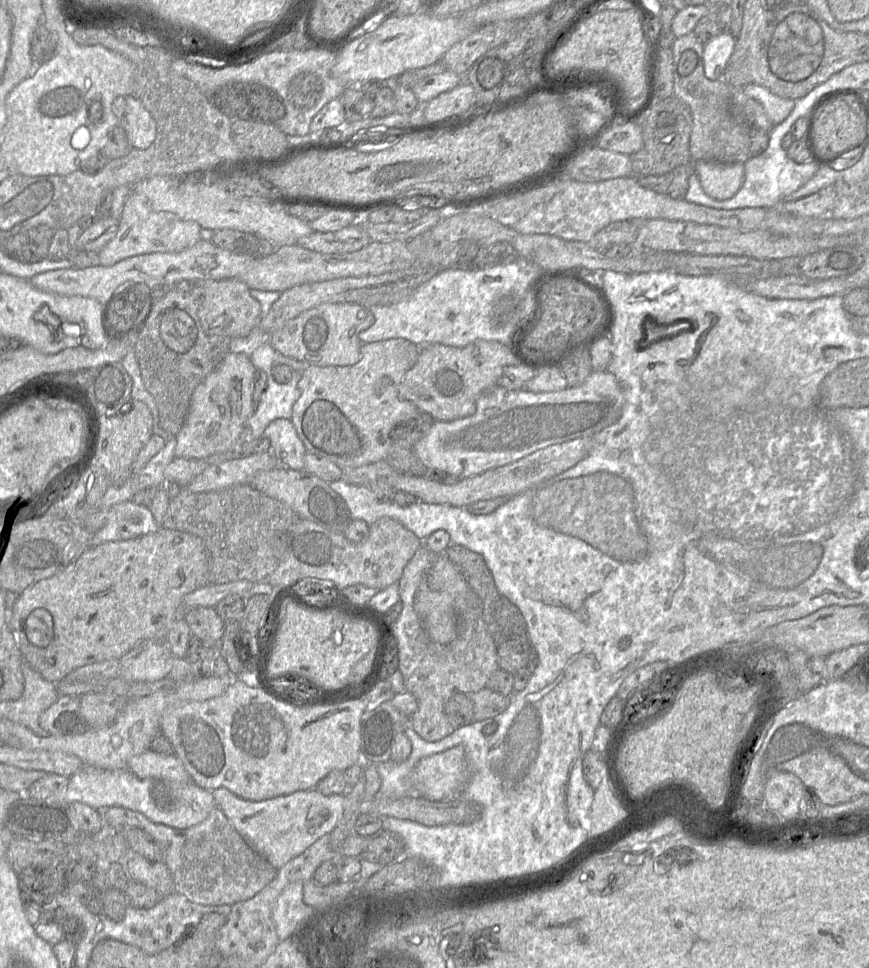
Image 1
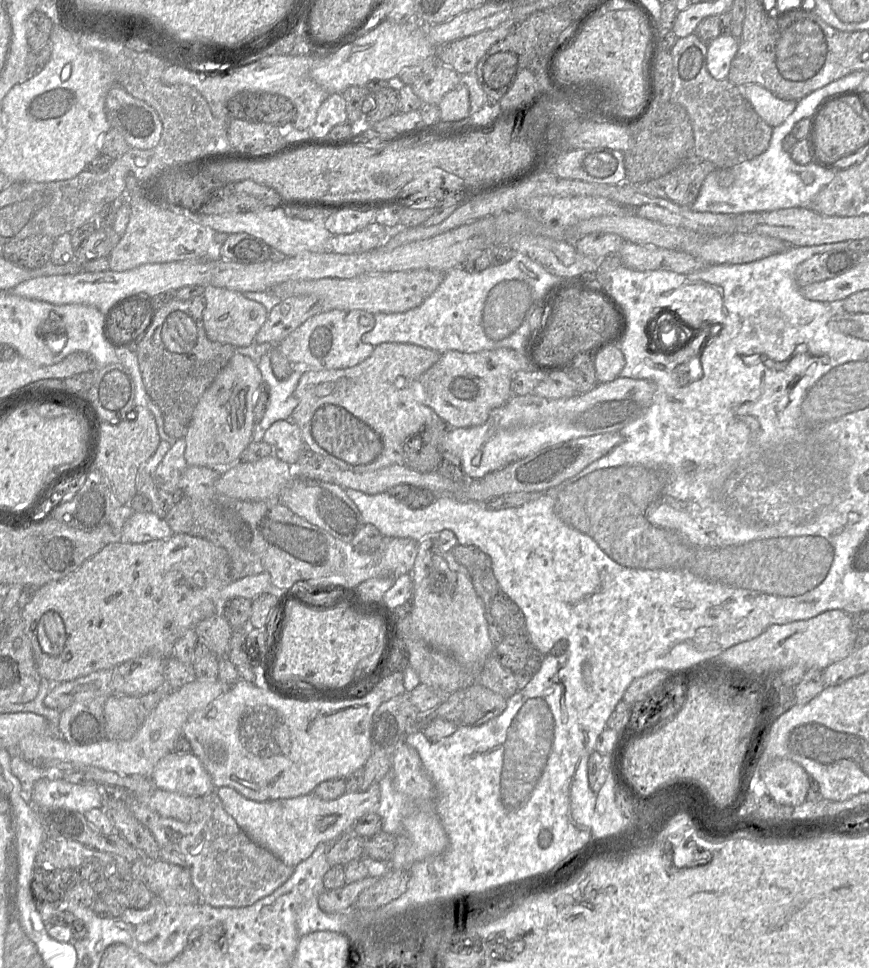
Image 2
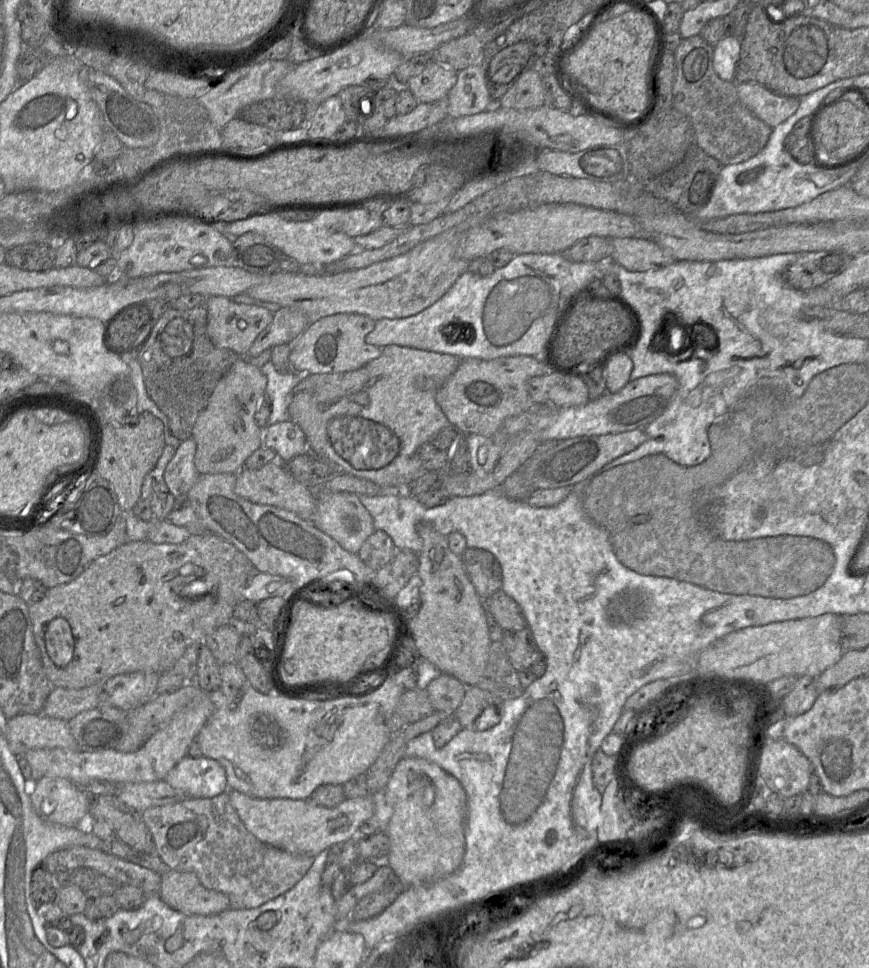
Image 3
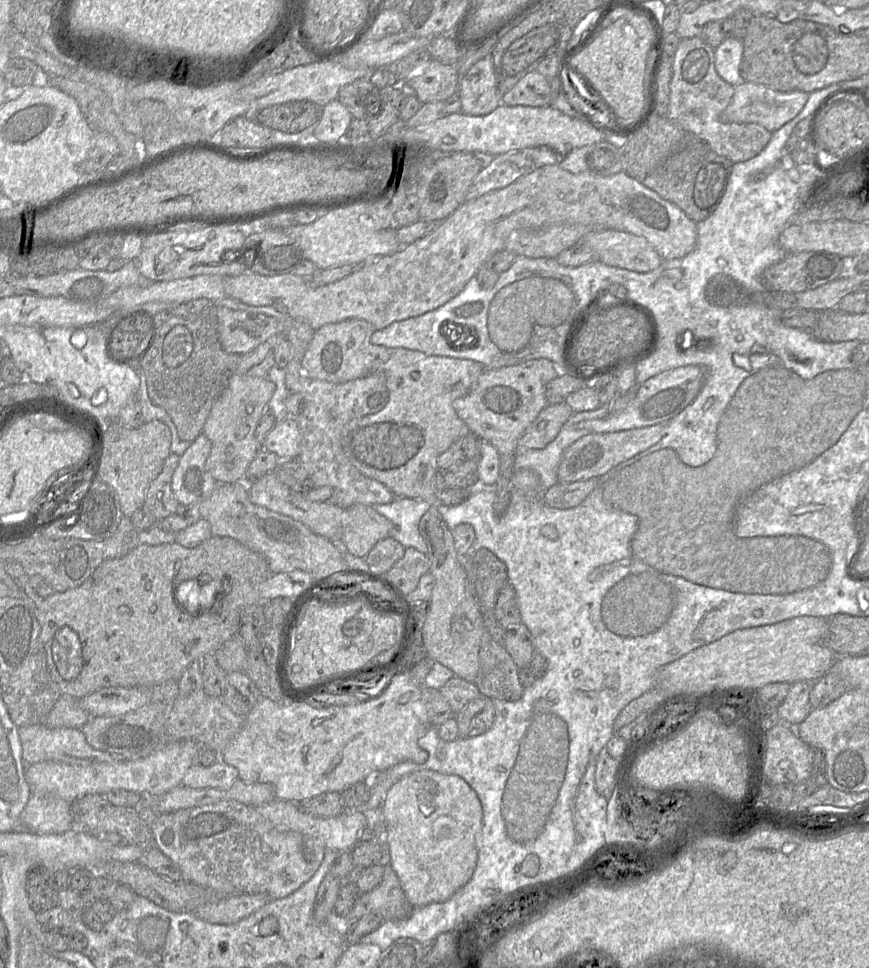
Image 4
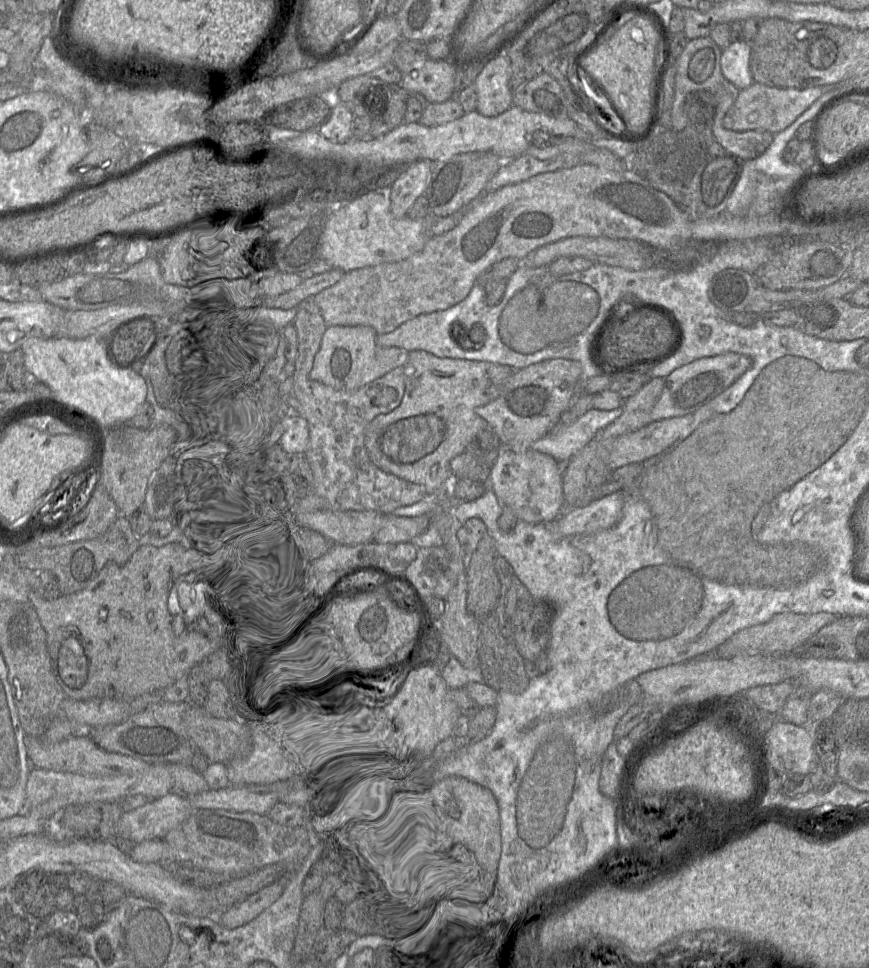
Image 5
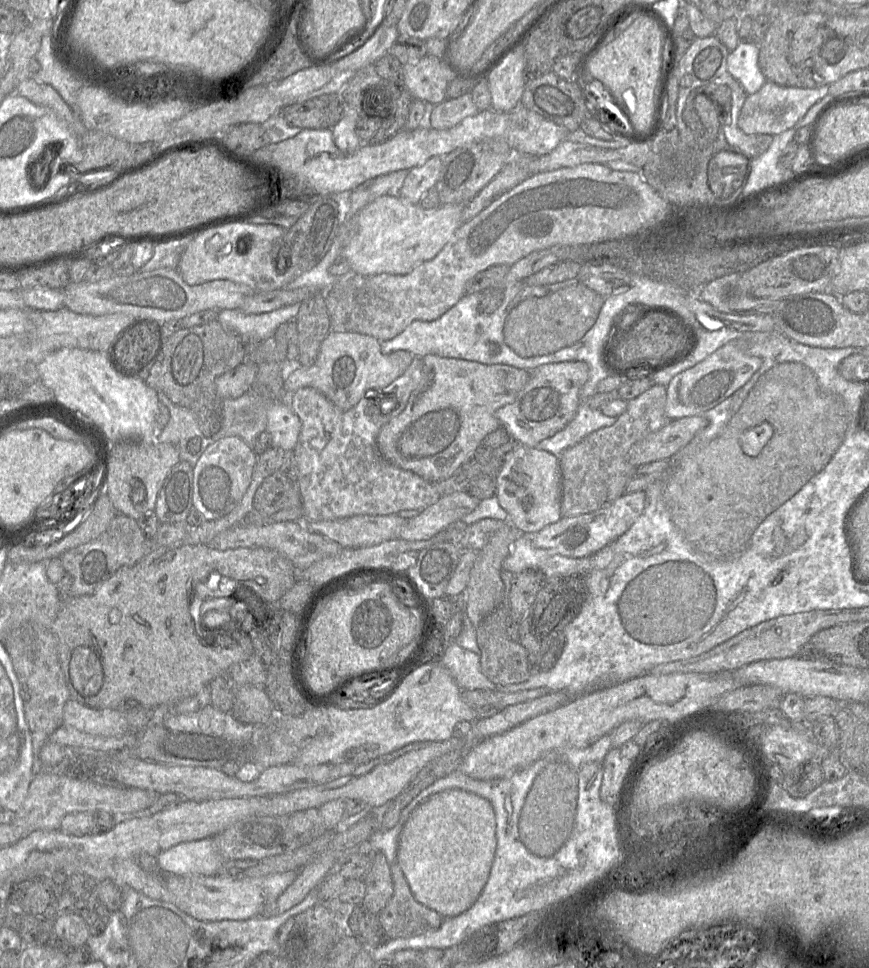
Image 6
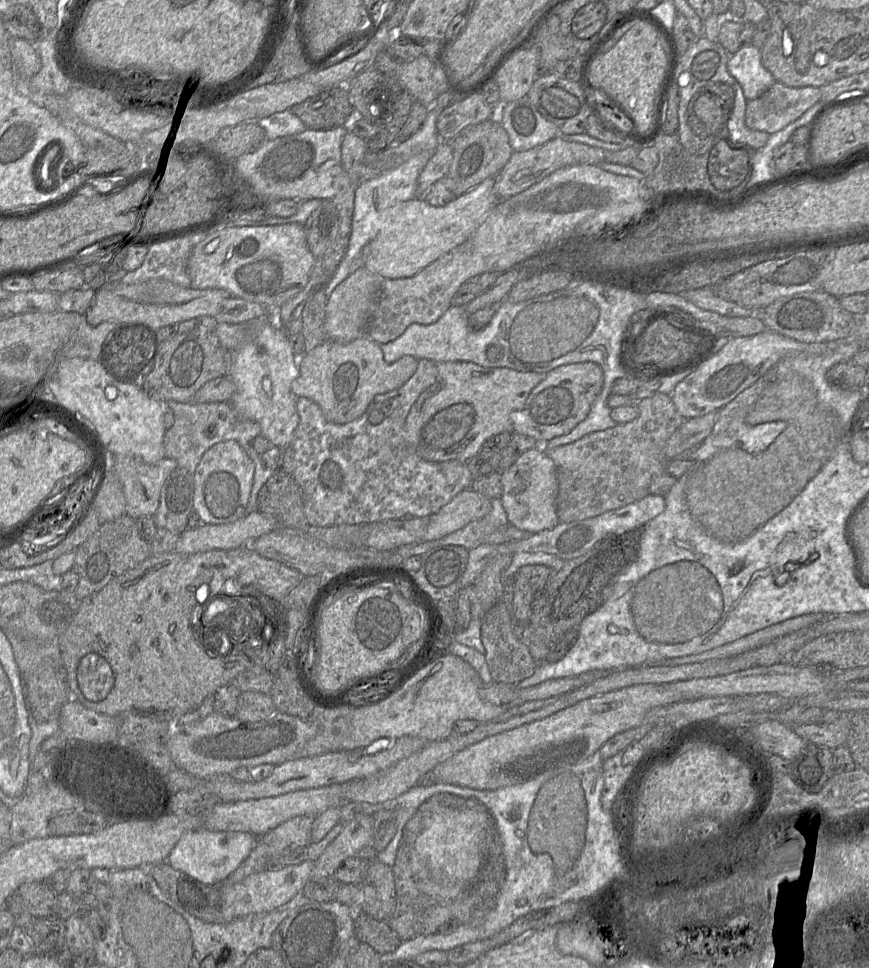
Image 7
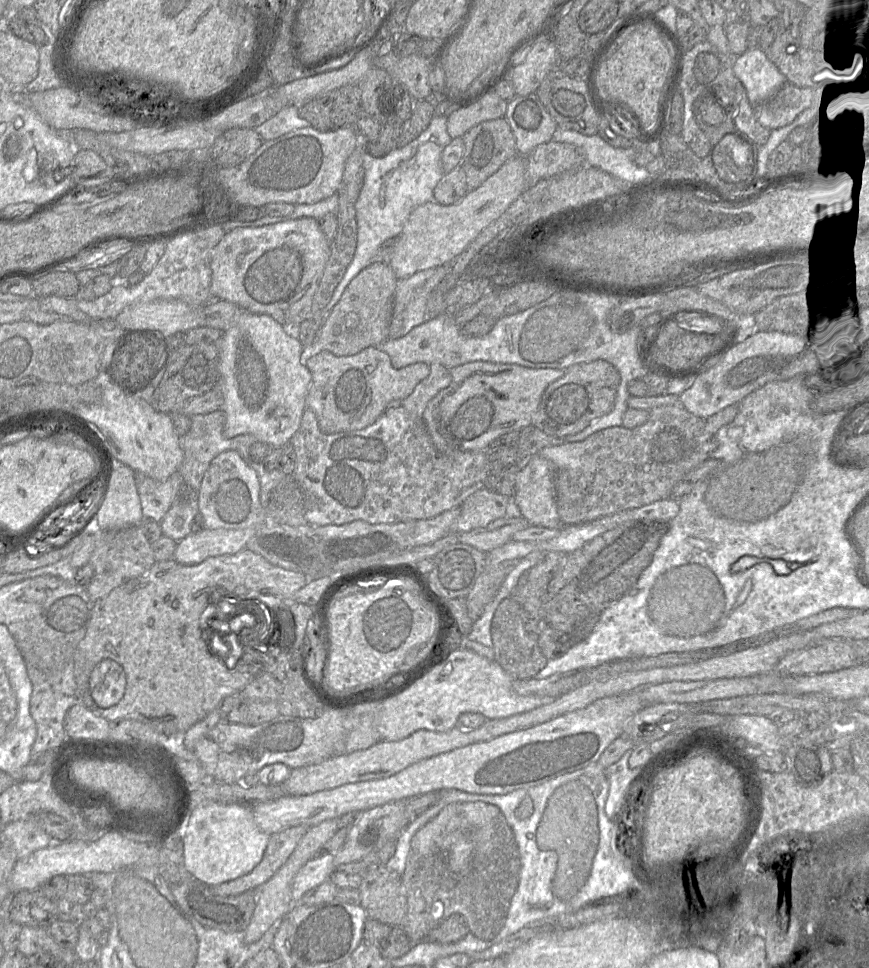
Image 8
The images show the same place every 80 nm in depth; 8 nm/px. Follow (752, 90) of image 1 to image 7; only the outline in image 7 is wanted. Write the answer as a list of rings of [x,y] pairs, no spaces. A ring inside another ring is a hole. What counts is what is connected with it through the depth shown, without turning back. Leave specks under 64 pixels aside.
[[[775,82],[760,97],[748,100],[745,124],[752,130],[773,134],[820,102],[821,87],[789,87]]]

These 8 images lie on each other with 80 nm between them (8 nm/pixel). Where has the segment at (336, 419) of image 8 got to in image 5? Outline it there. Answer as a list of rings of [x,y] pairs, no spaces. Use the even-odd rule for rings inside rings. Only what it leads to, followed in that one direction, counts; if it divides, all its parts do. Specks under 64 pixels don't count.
[[[328,326],[323,334],[320,348],[315,355],[309,378],[337,390],[352,391],[382,377],[393,369],[402,366],[407,360],[408,351],[398,347],[380,347],[376,344],[377,332],[370,326]]]

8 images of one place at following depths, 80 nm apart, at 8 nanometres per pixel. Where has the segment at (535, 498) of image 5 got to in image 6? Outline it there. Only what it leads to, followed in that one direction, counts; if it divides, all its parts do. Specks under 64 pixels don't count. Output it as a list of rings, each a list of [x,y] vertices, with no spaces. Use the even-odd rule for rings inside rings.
[[[517,445],[508,454],[495,477],[496,496],[508,514],[508,521],[519,531],[536,534],[561,517],[562,475],[559,459],[536,447]]]

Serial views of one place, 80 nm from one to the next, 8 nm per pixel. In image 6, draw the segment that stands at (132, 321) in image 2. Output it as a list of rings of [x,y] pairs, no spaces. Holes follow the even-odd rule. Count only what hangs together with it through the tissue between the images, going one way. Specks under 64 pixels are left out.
[[[138,321],[115,340],[110,350],[124,375],[143,375],[150,368],[162,344],[160,326]]]

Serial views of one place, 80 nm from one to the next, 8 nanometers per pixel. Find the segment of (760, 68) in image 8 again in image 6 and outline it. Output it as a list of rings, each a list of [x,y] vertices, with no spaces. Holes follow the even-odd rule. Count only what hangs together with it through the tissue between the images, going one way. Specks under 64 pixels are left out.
[[[739,43],[727,58],[728,72],[740,83],[747,95],[758,92],[767,82],[759,68],[758,57],[758,46]]]

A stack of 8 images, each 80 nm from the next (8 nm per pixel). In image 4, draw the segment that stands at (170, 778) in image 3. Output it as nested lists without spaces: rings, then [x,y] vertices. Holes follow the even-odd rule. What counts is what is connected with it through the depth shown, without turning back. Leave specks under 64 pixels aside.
[[[219,760],[210,766],[194,763],[186,772],[182,785],[190,788],[218,788],[228,790],[239,779],[238,770]]]

